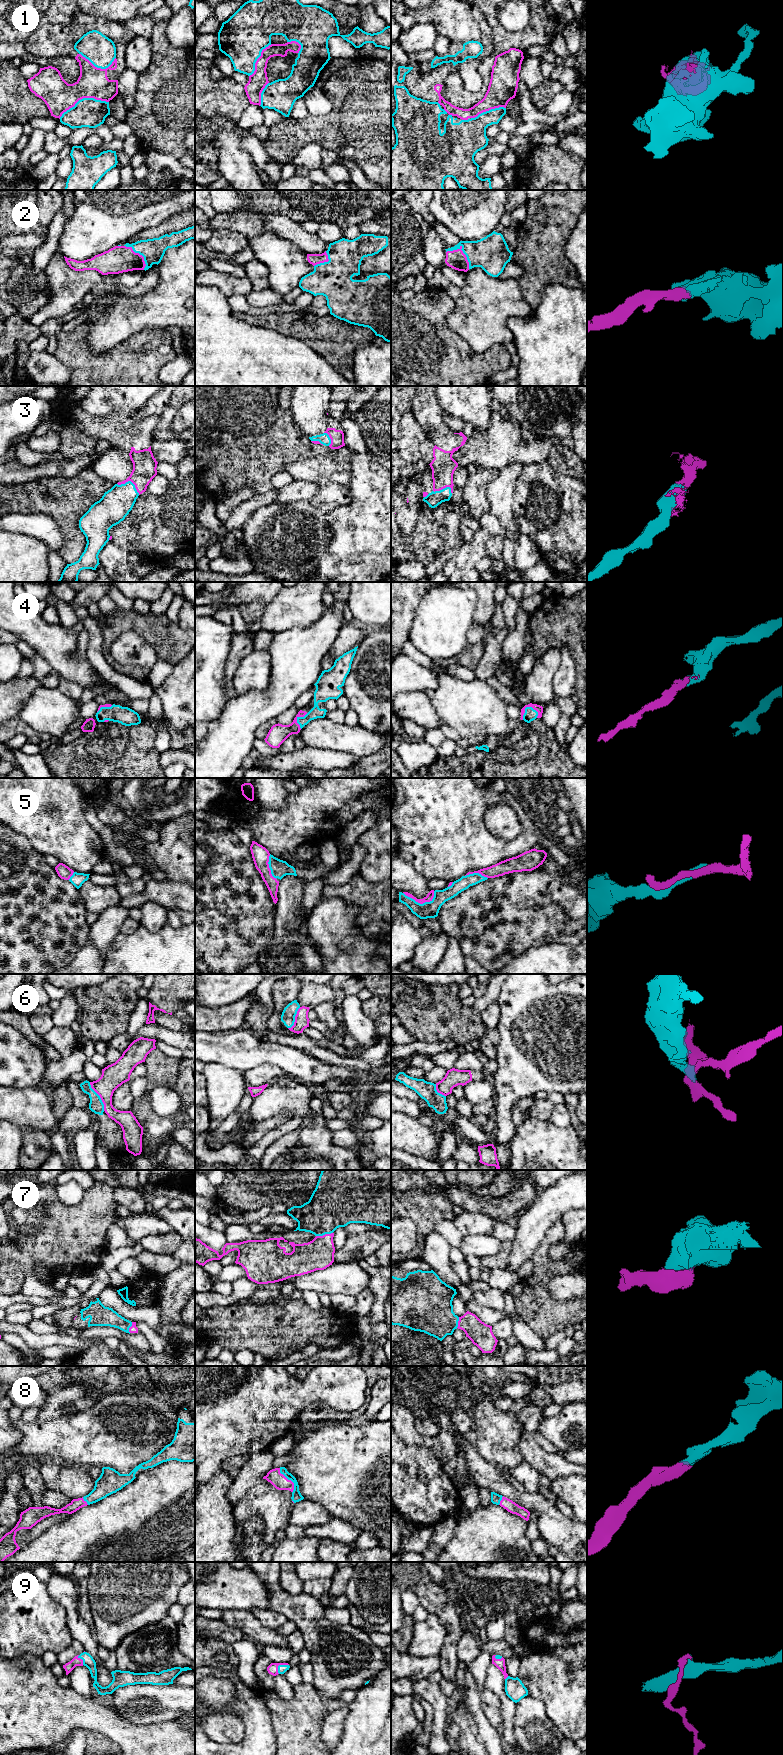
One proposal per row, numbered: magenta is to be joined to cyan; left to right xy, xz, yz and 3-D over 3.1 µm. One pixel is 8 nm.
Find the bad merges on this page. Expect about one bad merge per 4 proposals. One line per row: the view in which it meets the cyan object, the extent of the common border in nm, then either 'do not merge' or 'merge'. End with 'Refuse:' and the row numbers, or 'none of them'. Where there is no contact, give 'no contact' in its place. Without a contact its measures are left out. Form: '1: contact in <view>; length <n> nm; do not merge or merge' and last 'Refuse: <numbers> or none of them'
1: contact in xy; length 420 nm; do not merge
2: contact in yz; length 240 nm; merge
3: contact in xy; length 200 nm; merge
4: contact in yz; length 150 nm; merge
5: contact in yz; length 260 nm; merge
6: contact in xy; length 260 nm; do not merge
7: contact in xz; length 140 nm; merge
8: contact in xz; length 220 nm; merge
9: contact in xz; length 120 nm; merge
Refuse: 1, 6

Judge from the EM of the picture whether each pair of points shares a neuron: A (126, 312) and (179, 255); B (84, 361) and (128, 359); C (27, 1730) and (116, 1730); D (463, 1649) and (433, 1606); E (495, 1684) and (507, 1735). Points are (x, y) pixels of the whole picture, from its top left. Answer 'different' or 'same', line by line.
A: same
B: same
C: same
D: different
E: same

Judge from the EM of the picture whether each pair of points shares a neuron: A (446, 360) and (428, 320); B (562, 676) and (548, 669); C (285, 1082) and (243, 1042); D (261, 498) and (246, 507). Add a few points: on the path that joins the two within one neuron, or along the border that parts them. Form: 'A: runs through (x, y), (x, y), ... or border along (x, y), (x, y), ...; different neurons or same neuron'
A: runs through (436, 350), (428, 342), (428, 330); same neuron
B: border along (560, 650), (560, 665), (552, 682), (555, 697); different neurons
C: border along (286, 1074), (308, 1084); different neurons
D: runs through (257, 501), (250, 505); same neuron

